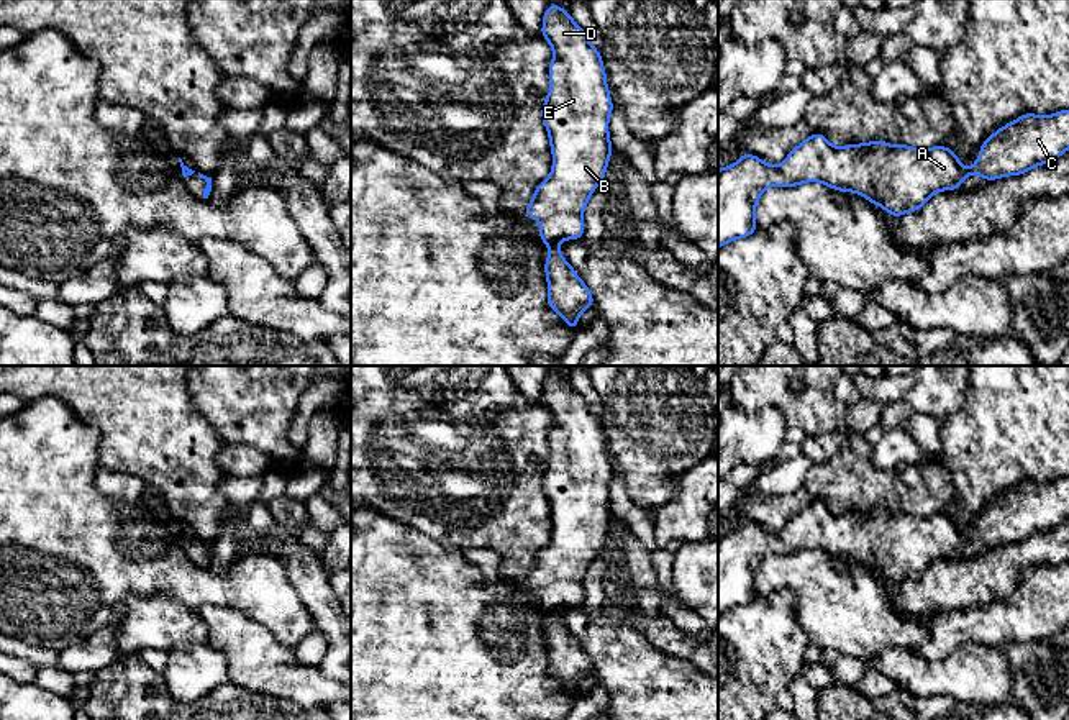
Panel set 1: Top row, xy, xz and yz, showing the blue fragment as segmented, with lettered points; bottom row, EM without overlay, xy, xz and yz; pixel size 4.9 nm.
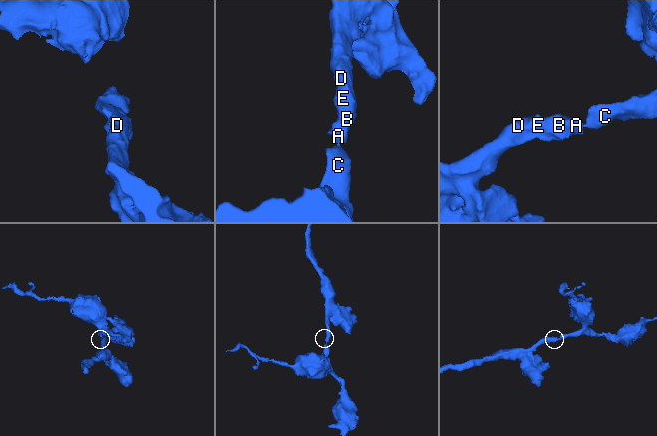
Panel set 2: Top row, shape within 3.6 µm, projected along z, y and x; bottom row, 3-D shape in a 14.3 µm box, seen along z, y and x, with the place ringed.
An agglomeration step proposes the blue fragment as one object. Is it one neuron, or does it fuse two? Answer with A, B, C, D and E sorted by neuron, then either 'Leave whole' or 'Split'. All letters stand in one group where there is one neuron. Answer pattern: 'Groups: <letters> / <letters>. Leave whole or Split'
Groups: A B C D E. Leave whole

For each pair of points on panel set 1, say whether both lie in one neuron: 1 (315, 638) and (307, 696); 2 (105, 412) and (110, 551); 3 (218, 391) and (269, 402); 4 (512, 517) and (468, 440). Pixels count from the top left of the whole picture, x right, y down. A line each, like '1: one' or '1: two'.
1: two
2: two
3: one
4: one

